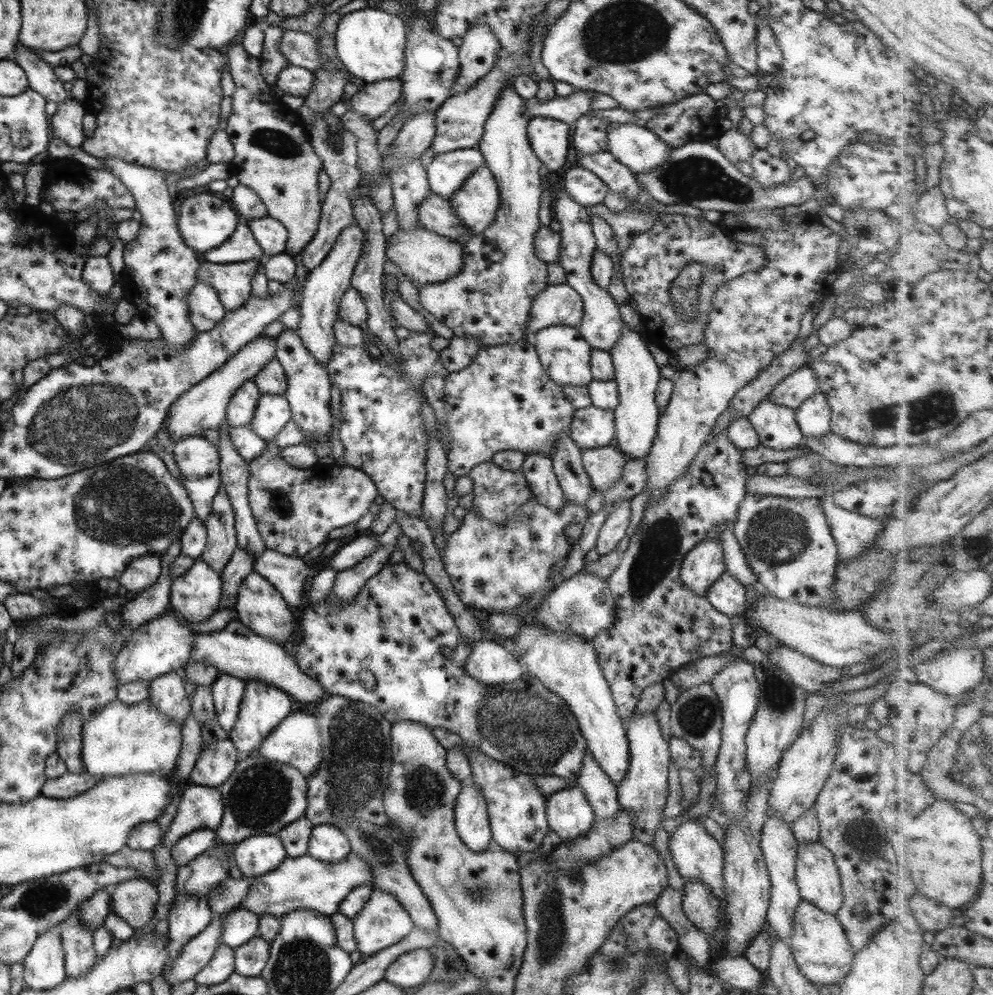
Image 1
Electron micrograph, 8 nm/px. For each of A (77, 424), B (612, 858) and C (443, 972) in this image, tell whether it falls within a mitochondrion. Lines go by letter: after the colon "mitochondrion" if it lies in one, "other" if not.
A: mitochondrion
B: other
C: other

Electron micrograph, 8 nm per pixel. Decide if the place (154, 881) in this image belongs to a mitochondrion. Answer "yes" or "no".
no

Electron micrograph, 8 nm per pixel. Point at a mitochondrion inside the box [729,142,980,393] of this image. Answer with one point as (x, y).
(863, 228)

